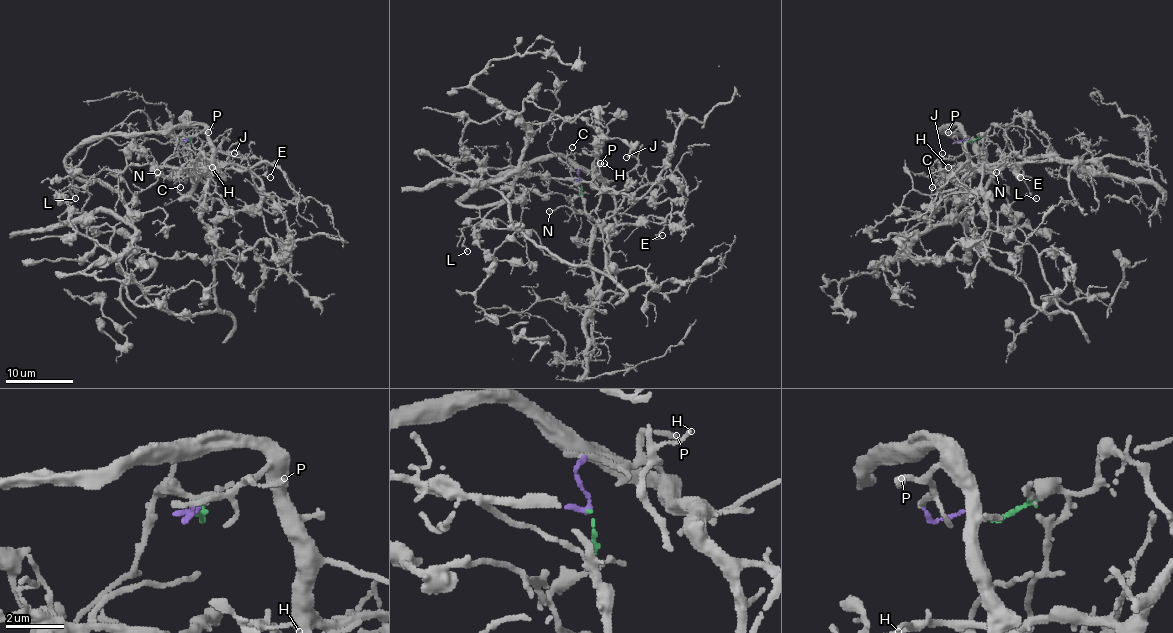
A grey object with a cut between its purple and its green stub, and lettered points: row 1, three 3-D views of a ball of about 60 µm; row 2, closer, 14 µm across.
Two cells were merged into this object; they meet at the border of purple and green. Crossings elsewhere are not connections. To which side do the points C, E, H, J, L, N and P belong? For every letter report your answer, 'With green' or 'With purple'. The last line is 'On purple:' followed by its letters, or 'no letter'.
C: With green
E: With green
H: With green
J: With purple
L: With green
N: With green
P: With purple
On purple: J, P

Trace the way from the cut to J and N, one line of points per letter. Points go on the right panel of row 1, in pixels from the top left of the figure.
J: (966, 139), (954, 139), (957, 129), (966, 151), (947, 159), (942, 158), (942, 153)
N: (966, 139), (1001, 129), (1013, 154), (999, 166), (998, 161), (991, 168), (993, 164), (996, 173)

